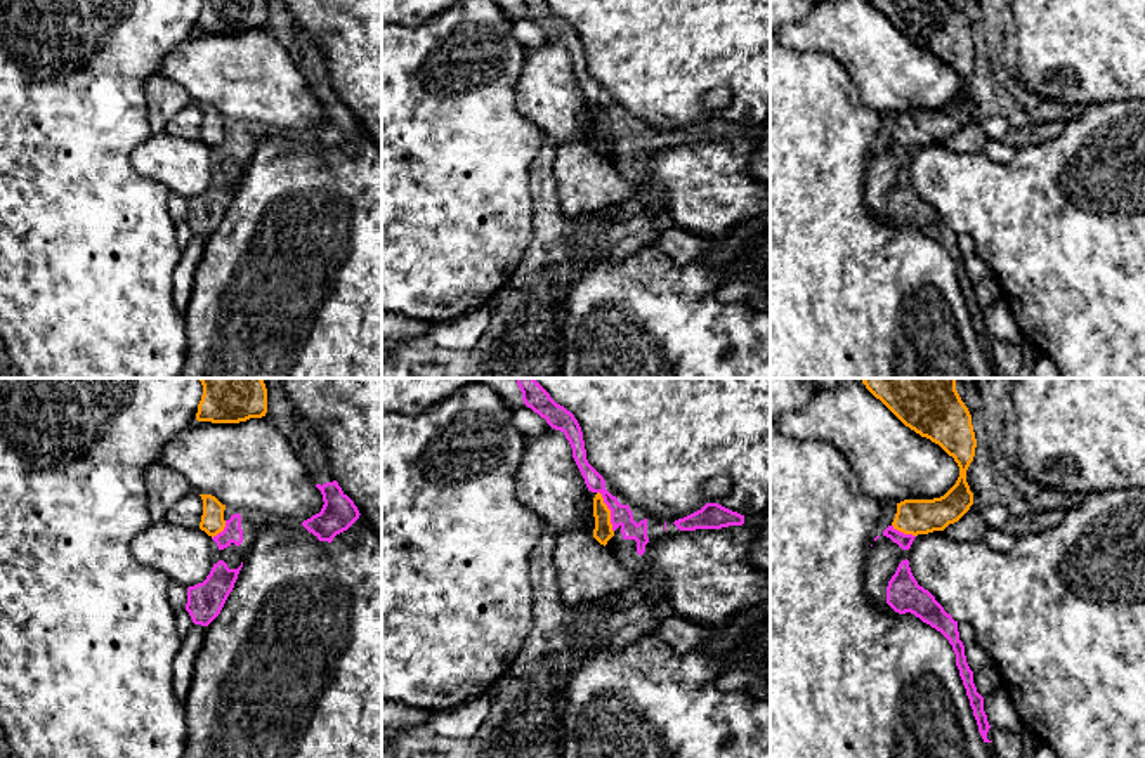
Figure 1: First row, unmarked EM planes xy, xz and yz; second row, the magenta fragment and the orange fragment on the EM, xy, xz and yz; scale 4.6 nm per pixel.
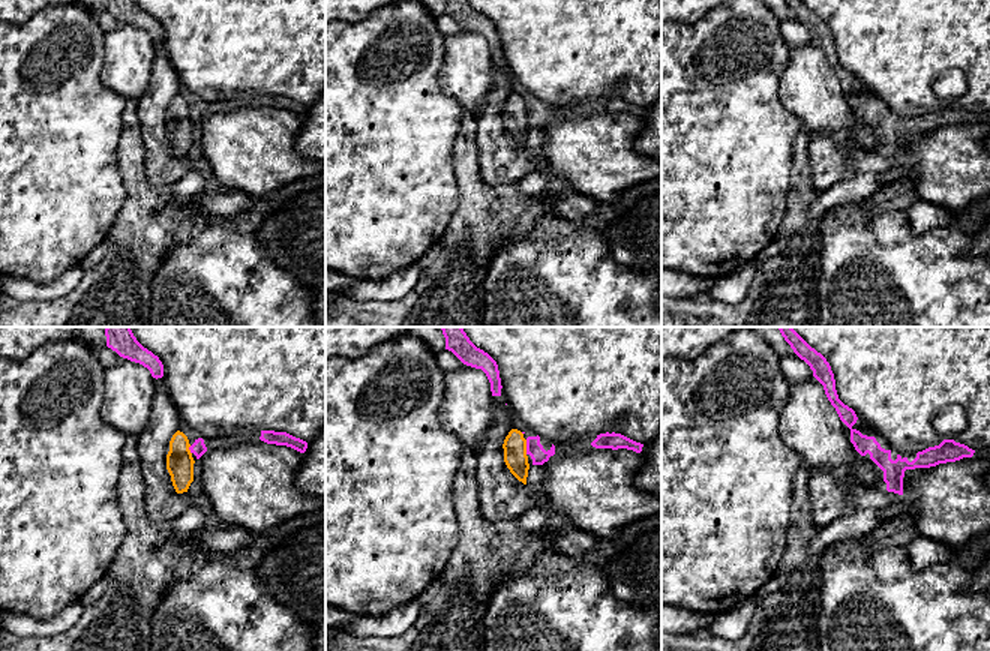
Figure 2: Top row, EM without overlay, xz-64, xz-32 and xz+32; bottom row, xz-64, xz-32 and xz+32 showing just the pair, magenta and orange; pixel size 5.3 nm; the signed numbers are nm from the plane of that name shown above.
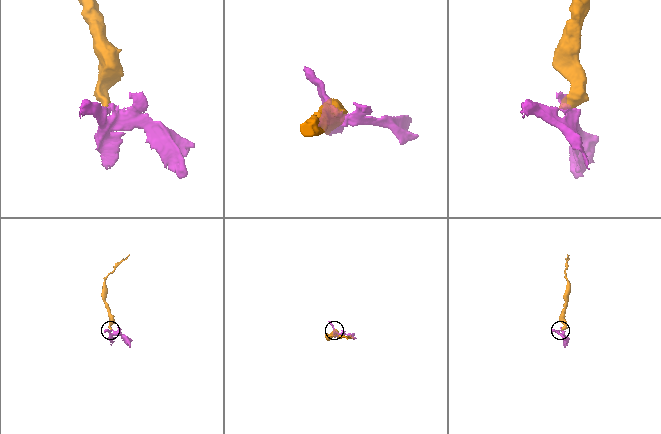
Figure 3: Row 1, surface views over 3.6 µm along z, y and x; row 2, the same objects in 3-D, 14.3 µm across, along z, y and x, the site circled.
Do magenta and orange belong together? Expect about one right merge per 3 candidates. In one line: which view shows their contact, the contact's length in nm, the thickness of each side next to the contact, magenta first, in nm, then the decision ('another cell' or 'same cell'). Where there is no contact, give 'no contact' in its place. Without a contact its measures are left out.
meets magenta in xz; contact 200 nm long; 100 nm thick on the magenta side, 90 nm on the other; same cell

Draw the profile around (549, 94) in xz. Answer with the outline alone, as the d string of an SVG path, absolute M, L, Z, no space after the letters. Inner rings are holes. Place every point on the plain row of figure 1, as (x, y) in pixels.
M550 40L541 47L524 49L524 69L515 85L515 101L522 116L538 127L555 149L567 140L583 140L593 147L593 111L572 69L564 43Z

